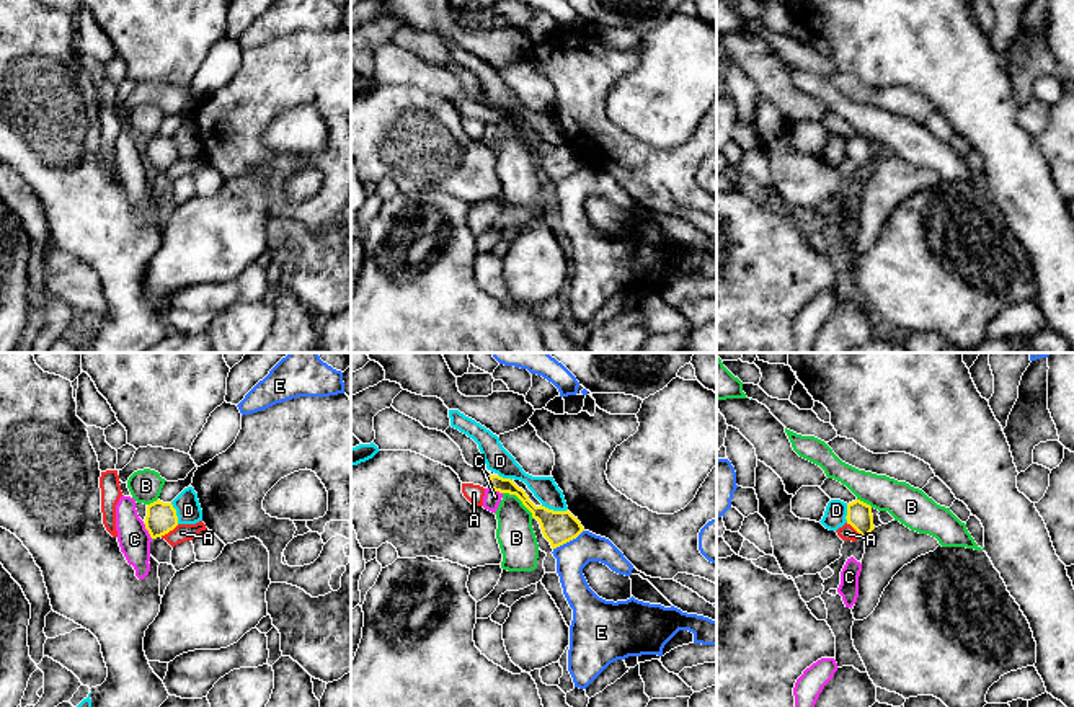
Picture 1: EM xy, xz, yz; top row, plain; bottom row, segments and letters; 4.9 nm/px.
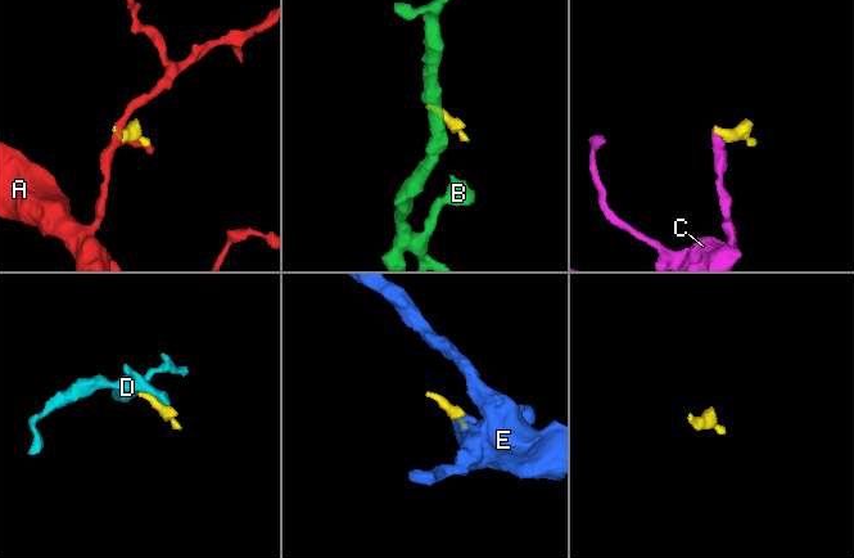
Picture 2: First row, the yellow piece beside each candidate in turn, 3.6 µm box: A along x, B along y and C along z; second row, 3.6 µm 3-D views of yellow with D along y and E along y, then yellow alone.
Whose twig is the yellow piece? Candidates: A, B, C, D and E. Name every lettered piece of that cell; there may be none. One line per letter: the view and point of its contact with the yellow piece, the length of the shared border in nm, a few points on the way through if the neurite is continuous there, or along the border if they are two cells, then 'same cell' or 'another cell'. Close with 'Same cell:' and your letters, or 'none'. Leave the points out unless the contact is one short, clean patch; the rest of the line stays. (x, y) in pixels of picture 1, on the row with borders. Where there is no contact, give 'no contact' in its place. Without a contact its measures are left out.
A: xy (168, 531) | 110 nm | another cell
B: xz (521, 500) | 200 nm | along xz (503, 492), (513, 493), (534, 518) | another cell
C: xy (147, 529) | 90 nm | along xy (142, 523), (152, 538) | another cell
D: xz (552, 510) | 140 nm | along xz (541, 505), (550, 510), (567, 510) | another cell
E: xz (568, 541) | 180 nm | along xz (583, 529), (554, 549) | another cell
Same cell: none

